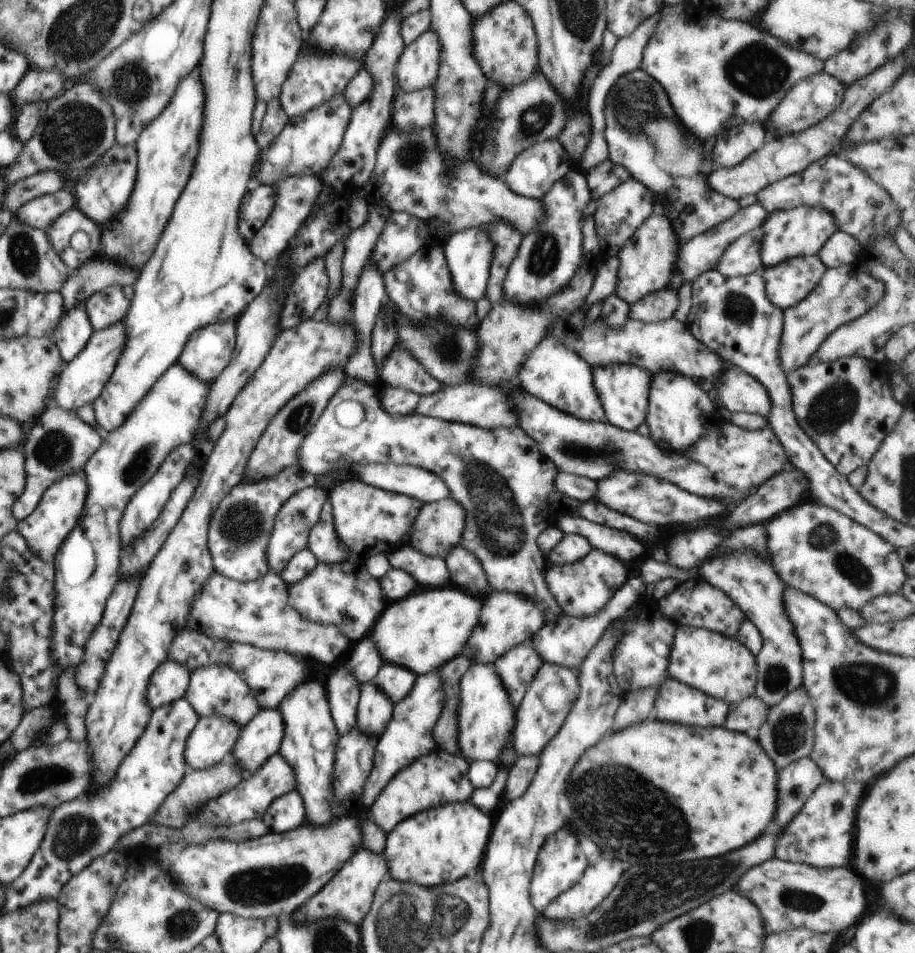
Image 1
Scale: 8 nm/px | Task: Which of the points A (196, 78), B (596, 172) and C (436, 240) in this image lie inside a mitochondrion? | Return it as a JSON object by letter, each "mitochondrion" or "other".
{"A":"other","B":"other","C":"other"}

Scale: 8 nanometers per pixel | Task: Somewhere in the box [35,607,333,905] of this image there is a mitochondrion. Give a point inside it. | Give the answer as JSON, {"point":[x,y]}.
{"point":[75,835]}

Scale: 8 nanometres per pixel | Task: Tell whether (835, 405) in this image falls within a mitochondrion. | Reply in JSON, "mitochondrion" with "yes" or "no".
{"mitochondrion":"yes"}

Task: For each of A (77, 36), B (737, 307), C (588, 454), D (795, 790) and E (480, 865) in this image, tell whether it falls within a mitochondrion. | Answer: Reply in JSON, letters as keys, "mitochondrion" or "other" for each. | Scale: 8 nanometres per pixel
{"A":"mitochondrion","B":"mitochondrion","C":"mitochondrion","D":"mitochondrion","E":"other"}

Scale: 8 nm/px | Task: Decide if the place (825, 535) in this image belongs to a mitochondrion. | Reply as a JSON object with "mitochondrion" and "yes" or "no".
{"mitochondrion":"yes"}

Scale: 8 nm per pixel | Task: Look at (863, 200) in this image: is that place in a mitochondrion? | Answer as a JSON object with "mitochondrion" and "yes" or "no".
{"mitochondrion":"no"}

